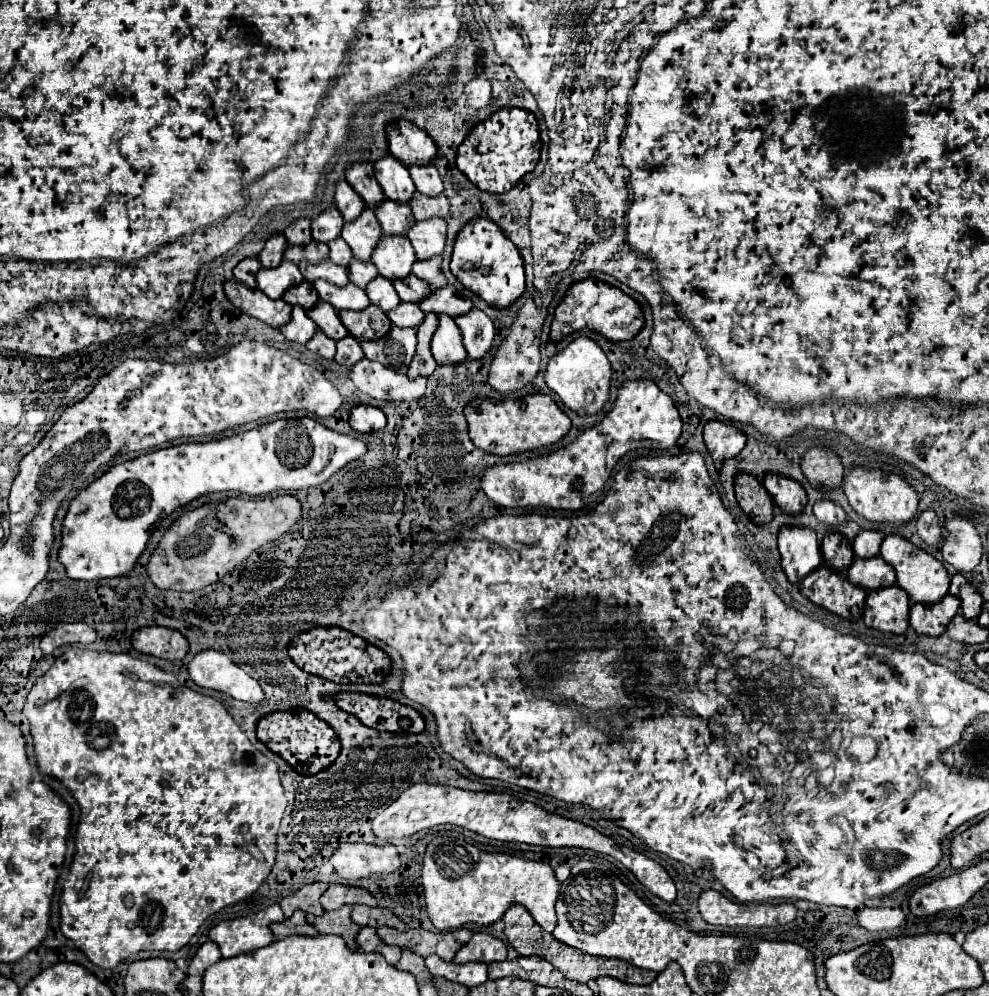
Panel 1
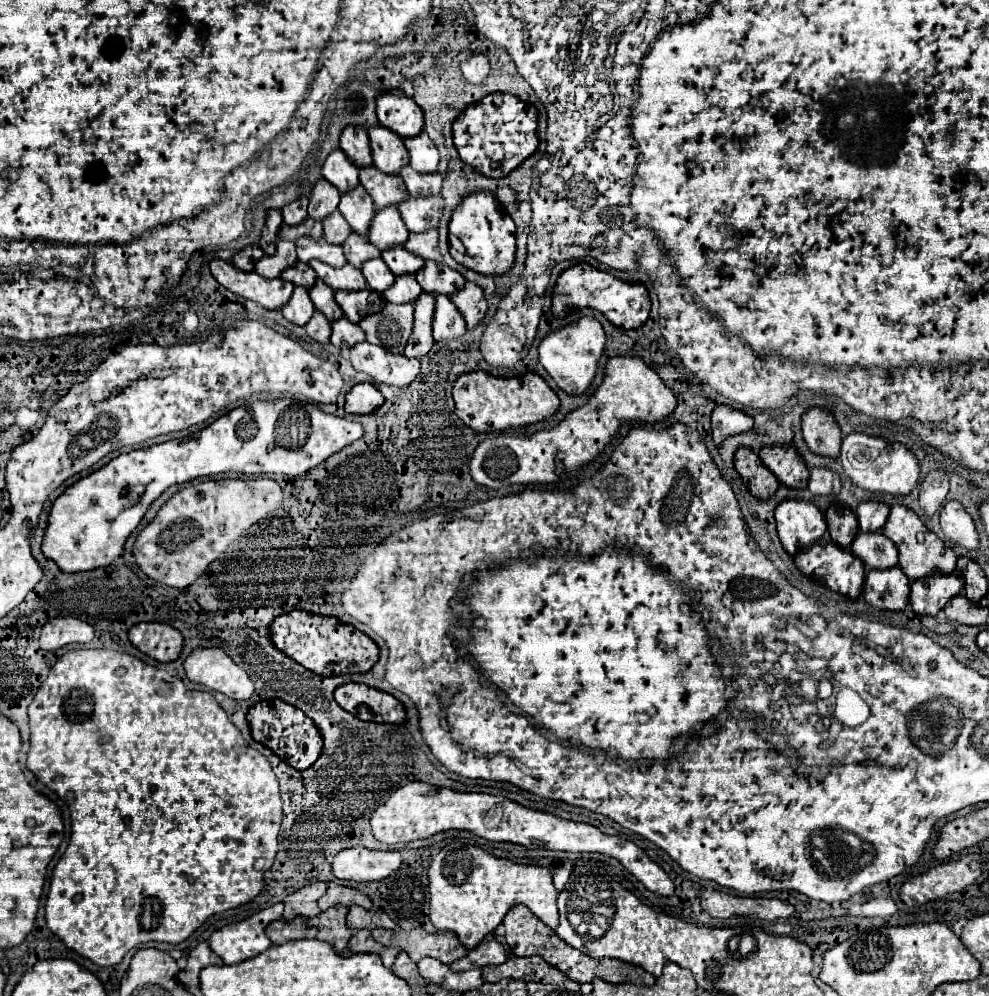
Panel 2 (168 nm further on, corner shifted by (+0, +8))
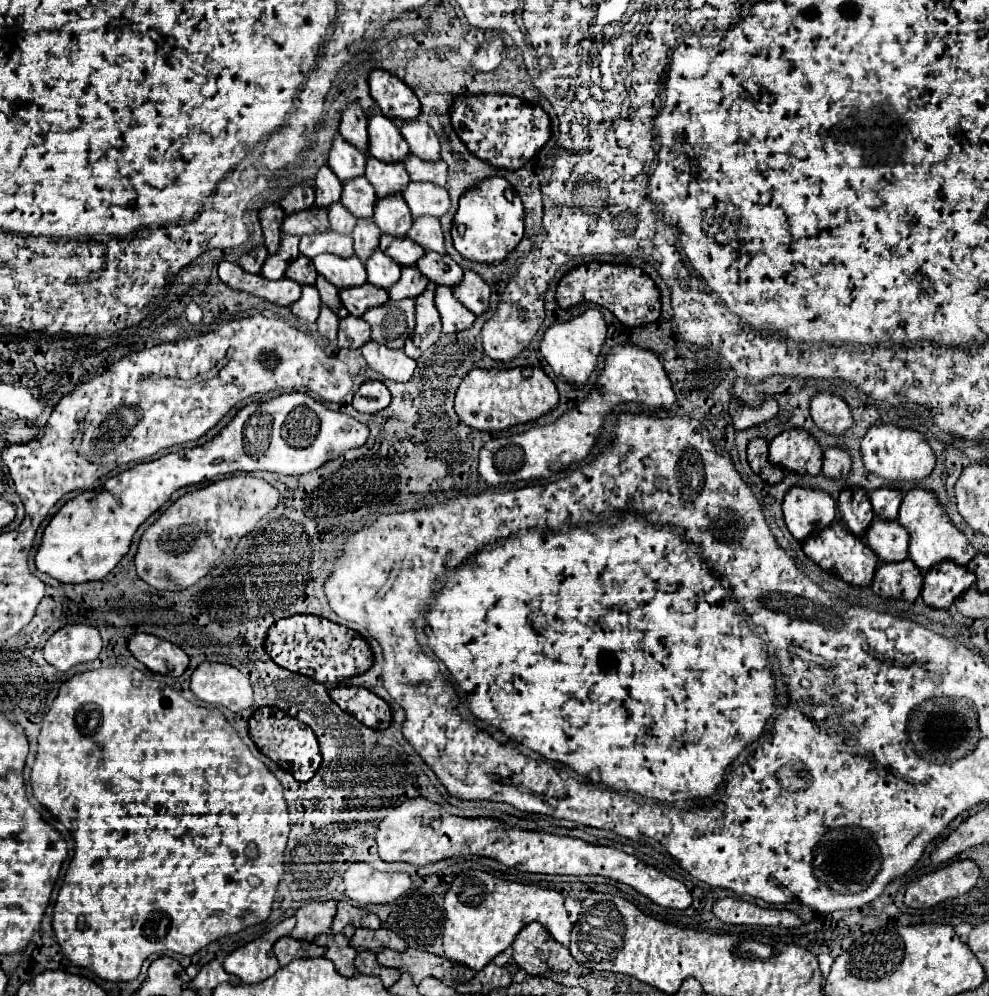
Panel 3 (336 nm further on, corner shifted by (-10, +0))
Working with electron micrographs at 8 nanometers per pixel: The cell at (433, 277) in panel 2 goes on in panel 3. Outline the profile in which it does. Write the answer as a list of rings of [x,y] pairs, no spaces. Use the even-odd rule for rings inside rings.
[[[426,250],[426,254],[416,262],[416,266],[434,284],[454,286],[460,282],[460,276],[464,276],[464,270],[450,256],[432,250]]]

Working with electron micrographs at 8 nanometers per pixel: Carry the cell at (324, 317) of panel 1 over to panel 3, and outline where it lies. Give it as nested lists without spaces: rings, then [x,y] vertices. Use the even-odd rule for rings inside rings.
[[[318,276],[316,278],[316,284],[314,284],[320,292],[320,298],[322,298],[322,304],[326,304],[332,312],[336,312],[338,318],[342,316],[348,316],[348,310],[340,304],[340,294],[338,294],[338,288],[334,284],[330,284],[328,280],[324,280],[324,276]]]

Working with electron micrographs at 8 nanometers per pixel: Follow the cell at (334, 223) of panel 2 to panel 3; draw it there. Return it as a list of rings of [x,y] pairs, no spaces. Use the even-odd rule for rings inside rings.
[[[342,202],[328,206],[328,218],[330,218],[330,230],[340,234],[352,234],[356,218],[342,206]]]

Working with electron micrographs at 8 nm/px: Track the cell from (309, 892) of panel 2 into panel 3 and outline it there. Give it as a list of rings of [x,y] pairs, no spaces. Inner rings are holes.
[[[308,902],[296,910],[296,926],[292,938],[312,942],[318,934],[328,934],[336,914],[336,902]]]

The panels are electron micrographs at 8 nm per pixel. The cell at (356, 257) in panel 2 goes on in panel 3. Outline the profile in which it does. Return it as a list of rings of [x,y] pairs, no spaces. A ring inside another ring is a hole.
[[[362,218],[356,222],[354,232],[354,252],[356,256],[366,262],[368,256],[378,248],[378,240],[380,240],[380,228],[376,228],[376,224],[372,224],[372,218]]]

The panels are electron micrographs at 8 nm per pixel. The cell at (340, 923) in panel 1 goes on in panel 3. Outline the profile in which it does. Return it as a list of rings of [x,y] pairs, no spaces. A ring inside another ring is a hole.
[[[344,928],[340,934],[324,934],[314,940],[318,946],[326,946],[324,956],[332,960],[332,964],[336,966],[336,972],[346,978],[352,978],[356,974],[354,970],[356,950],[350,946],[352,934],[354,934],[354,928]]]

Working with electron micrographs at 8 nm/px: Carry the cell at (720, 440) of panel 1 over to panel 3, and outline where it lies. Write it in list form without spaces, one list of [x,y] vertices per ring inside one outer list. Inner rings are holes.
[[[764,396],[762,406],[734,406],[730,410],[730,416],[734,420],[736,430],[746,430],[770,420],[772,416],[776,416],[776,412],[778,412],[776,400],[772,396]]]

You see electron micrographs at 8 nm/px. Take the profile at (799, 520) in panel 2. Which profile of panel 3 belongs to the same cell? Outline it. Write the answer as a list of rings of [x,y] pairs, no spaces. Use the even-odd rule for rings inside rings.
[[[792,486],[784,496],[782,510],[788,530],[800,542],[836,518],[834,498],[820,488]]]

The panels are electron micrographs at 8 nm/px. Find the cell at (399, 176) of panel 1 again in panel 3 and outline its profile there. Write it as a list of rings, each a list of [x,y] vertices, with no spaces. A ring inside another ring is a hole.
[[[382,112],[368,114],[368,154],[378,160],[404,160],[410,154],[410,148],[400,136],[400,130],[394,120],[386,118]]]

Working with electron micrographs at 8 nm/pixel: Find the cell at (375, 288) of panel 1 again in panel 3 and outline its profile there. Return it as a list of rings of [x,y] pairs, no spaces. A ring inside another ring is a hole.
[[[376,250],[366,260],[364,266],[368,272],[368,282],[376,284],[380,288],[388,290],[400,278],[400,266],[390,256],[384,256],[384,252],[380,252],[380,250]]]

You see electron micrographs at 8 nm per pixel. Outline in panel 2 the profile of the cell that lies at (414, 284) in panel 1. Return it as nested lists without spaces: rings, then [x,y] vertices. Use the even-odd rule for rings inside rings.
[[[398,248],[398,252],[382,252],[382,260],[392,270],[394,276],[416,274],[424,266],[424,260],[418,256],[410,256],[406,248]]]

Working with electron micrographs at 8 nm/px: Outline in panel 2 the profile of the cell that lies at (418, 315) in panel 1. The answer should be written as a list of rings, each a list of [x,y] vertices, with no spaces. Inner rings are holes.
[[[398,276],[394,286],[390,286],[382,296],[392,304],[414,304],[420,294],[422,288],[414,276]]]

